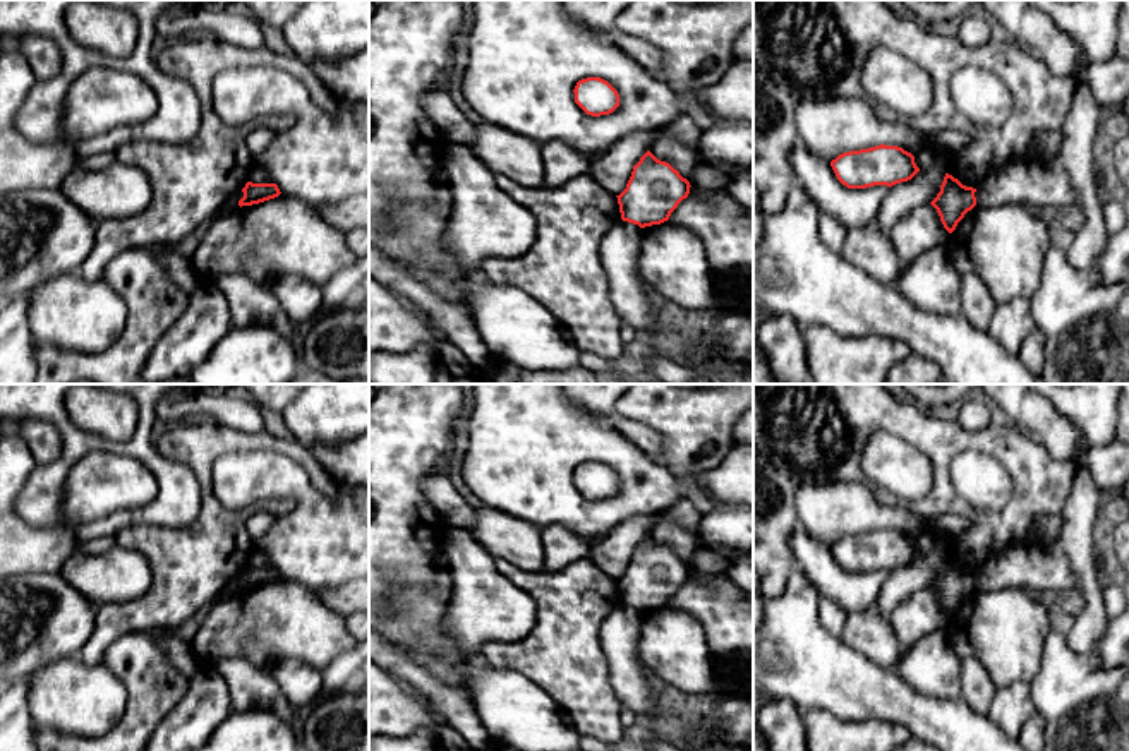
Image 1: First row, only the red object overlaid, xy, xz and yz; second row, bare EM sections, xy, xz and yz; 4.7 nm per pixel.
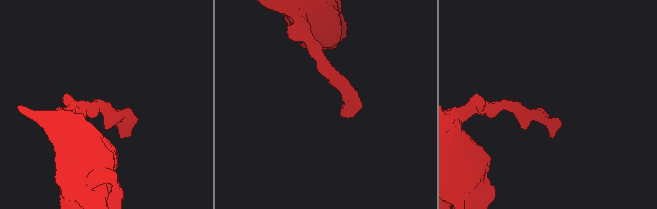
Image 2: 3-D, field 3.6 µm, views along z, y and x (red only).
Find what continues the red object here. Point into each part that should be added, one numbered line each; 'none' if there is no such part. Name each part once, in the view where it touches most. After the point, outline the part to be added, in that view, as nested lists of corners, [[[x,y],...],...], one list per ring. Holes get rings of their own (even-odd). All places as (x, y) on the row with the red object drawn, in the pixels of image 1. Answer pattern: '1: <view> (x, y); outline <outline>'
none

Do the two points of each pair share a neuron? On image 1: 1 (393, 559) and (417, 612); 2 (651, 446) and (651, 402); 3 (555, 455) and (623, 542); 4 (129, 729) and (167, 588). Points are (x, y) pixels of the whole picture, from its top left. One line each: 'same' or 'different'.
1: different
2: different
3: different
4: different

